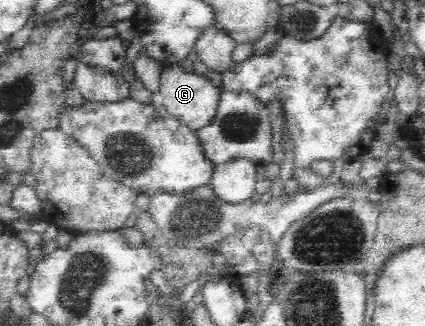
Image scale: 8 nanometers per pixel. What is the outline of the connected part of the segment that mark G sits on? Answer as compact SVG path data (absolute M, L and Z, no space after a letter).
M179 65L168 67L161 72L160 95L162 95L163 107L168 114L191 130L201 130L209 126L215 118L219 102L219 88L203 76L186 72Z

